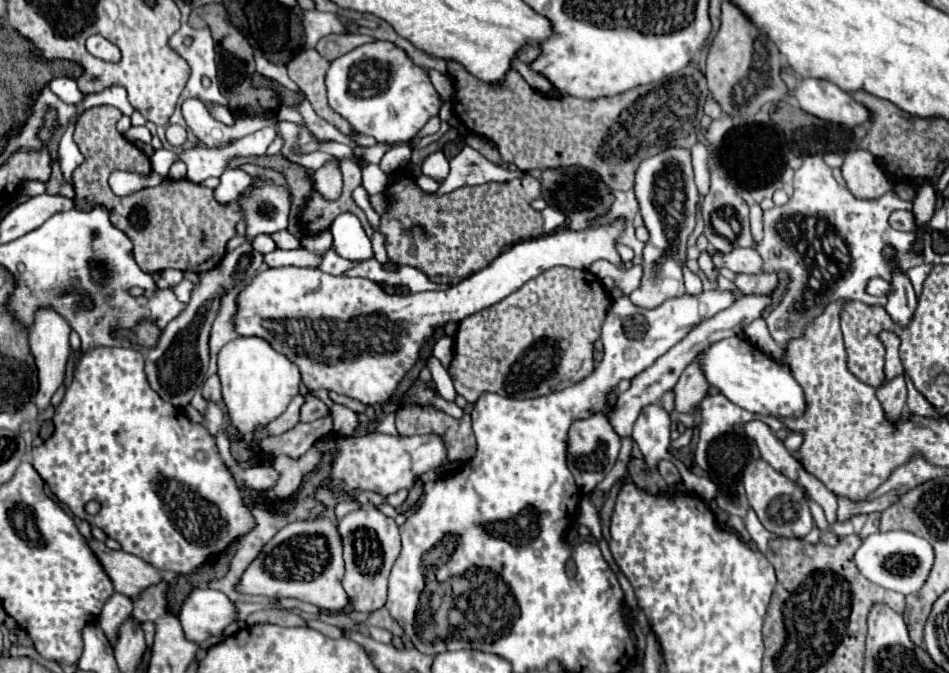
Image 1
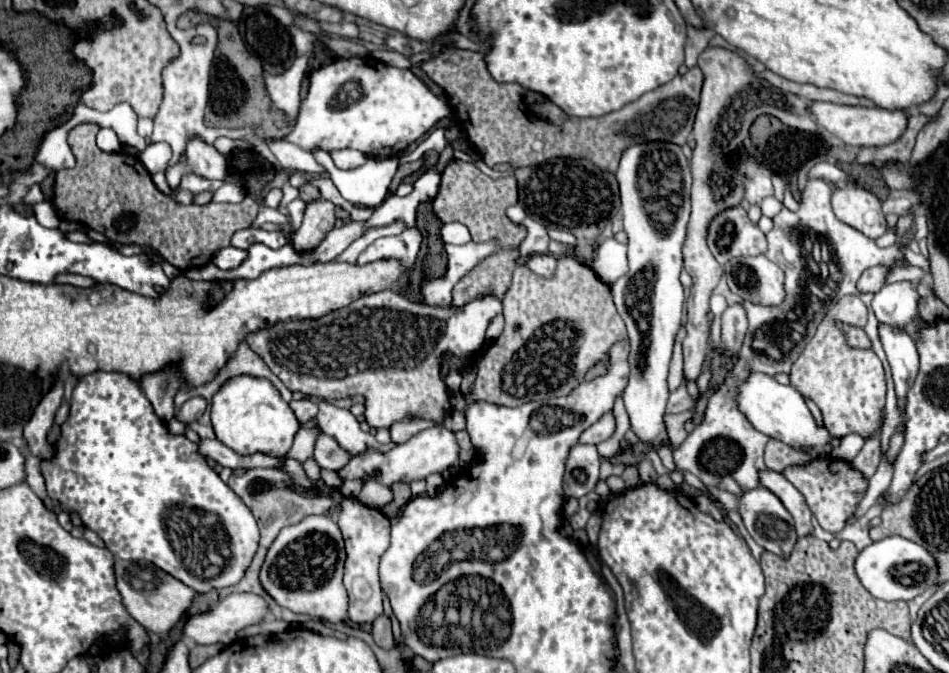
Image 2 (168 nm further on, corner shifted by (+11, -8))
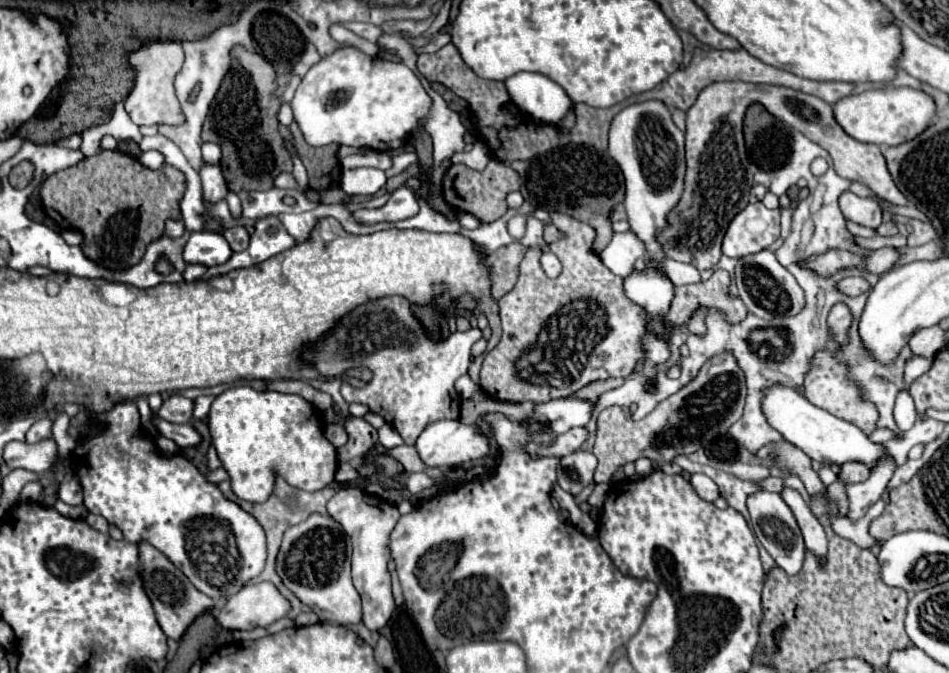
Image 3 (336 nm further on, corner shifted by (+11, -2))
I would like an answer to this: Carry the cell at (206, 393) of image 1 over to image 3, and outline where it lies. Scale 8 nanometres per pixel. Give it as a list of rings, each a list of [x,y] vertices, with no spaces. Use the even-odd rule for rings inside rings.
[[[171,395],[159,409],[159,417],[171,423],[191,423],[195,403],[183,395]]]

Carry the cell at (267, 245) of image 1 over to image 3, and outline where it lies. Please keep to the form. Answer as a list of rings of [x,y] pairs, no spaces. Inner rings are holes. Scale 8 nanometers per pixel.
[[[193,231],[183,249],[185,263],[201,263],[207,267],[227,263],[231,255],[233,251],[223,235],[207,231]]]

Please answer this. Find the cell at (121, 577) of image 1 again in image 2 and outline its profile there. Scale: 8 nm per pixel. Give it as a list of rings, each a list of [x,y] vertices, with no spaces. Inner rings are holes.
[[[117,559],[115,577],[117,577],[117,589],[131,617],[139,621],[147,631],[159,635],[161,639],[169,637],[169,631],[179,623],[179,619],[191,607],[193,597],[195,597],[195,591],[191,587],[183,585],[179,579],[171,577],[169,573],[161,571],[159,567],[147,561]]]

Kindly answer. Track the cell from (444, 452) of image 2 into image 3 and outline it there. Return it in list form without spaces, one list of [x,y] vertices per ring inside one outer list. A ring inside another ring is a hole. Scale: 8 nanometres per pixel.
[[[441,419],[423,429],[423,433],[419,435],[419,439],[415,443],[415,449],[421,457],[421,461],[429,467],[459,467],[465,461],[485,457],[489,451],[489,445],[487,445],[487,437],[483,437],[483,433],[477,433],[475,427],[463,425],[457,419],[453,419],[453,421]]]

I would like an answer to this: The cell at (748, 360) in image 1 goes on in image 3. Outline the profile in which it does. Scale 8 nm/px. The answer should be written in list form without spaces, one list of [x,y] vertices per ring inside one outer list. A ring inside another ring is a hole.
[[[771,385],[763,389],[763,399],[761,399],[761,411],[767,419],[767,423],[779,431],[789,443],[799,447],[803,453],[807,453],[813,461],[831,465],[831,463],[847,463],[847,461],[861,461],[867,463],[869,467],[875,467],[879,457],[885,455],[885,449],[877,443],[871,443],[869,437],[857,429],[855,425],[833,417],[825,409],[819,409],[817,405],[809,403],[803,395],[799,395],[795,389],[787,385]]]

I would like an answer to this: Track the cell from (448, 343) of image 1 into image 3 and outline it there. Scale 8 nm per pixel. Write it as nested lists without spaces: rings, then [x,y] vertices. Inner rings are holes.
[[[467,374],[457,379],[455,382],[455,389],[462,399],[471,398],[473,391],[475,391],[475,387],[473,387],[473,381]]]

